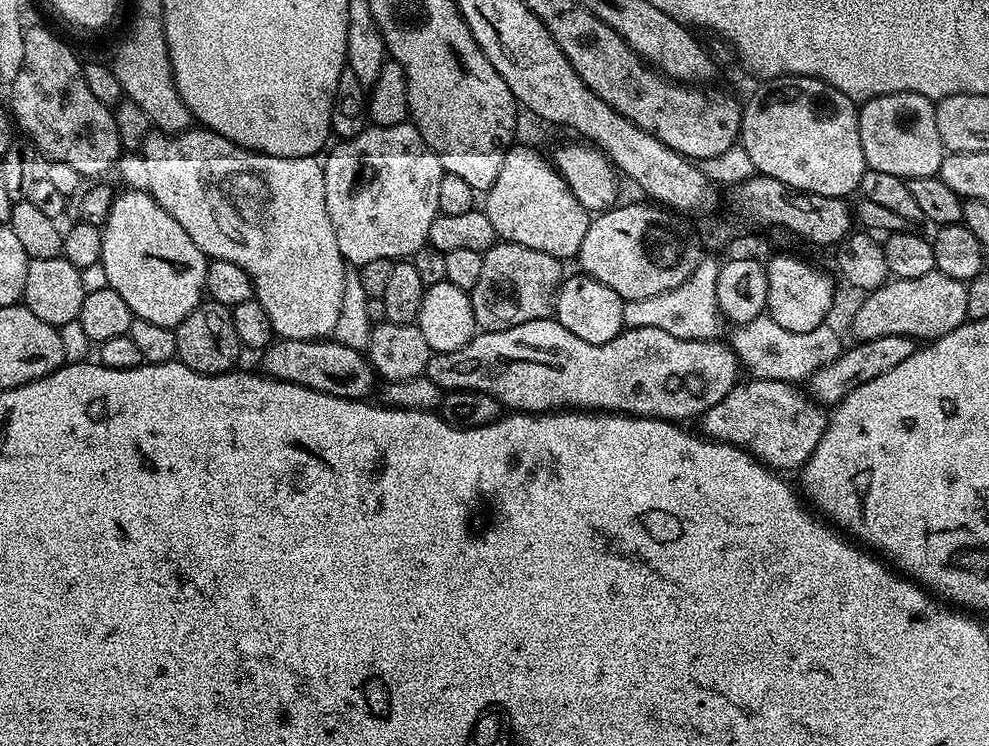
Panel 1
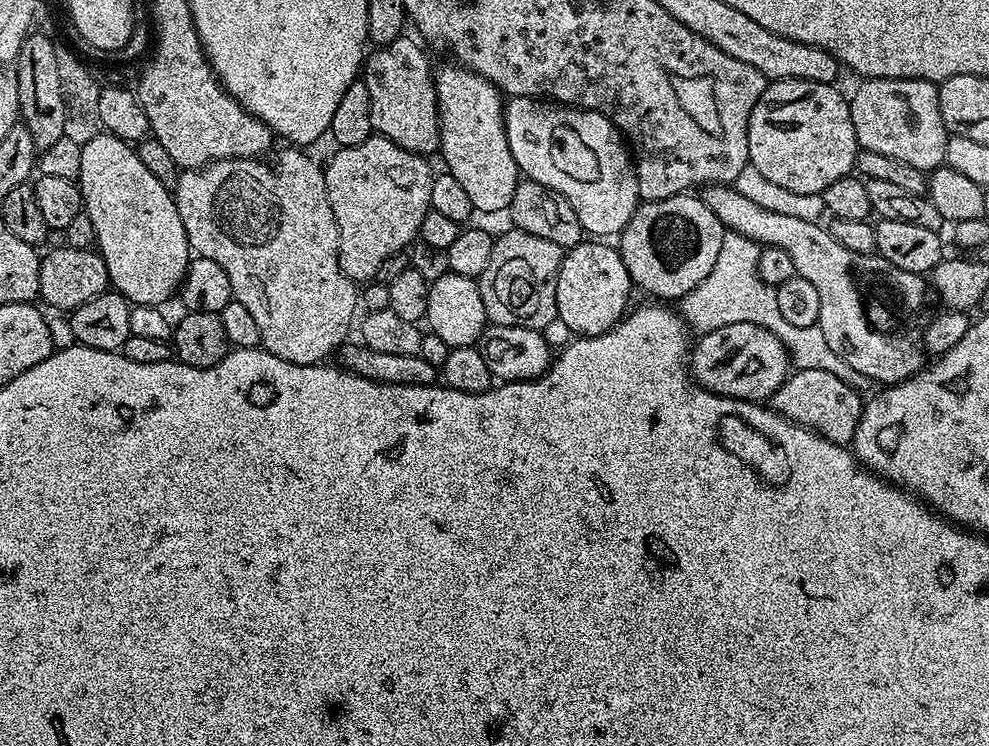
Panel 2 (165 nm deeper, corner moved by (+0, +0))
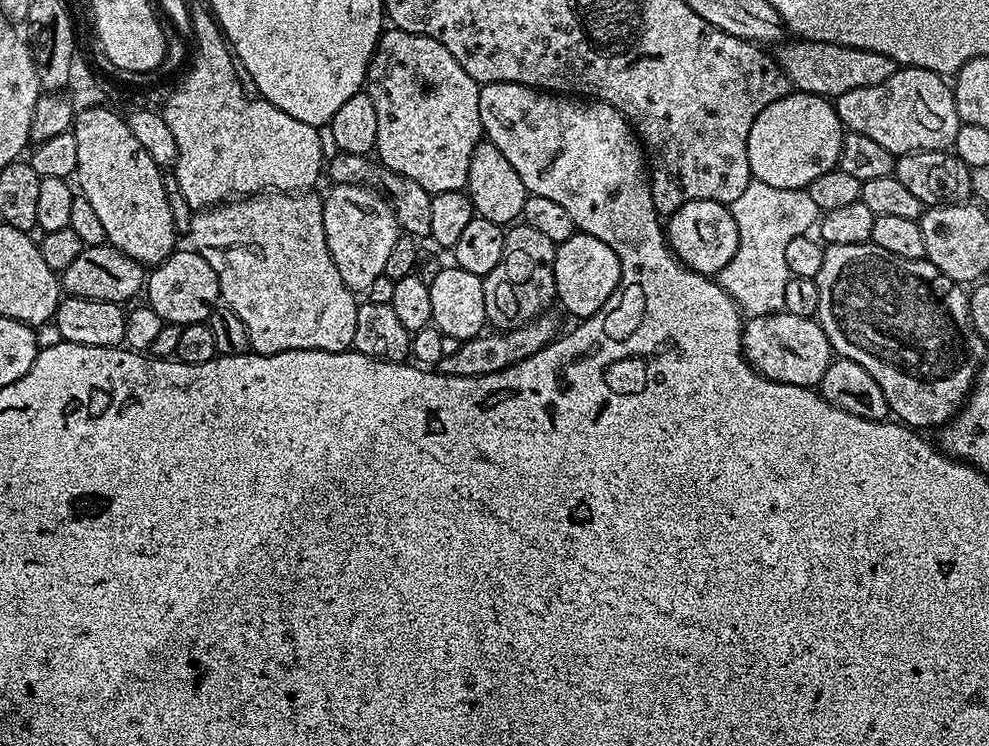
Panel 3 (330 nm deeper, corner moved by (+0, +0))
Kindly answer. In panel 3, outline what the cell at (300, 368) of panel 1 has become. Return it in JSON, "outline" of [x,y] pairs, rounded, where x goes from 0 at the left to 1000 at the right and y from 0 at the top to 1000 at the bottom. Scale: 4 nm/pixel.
{"outline":[[[551,416],[536,432],[523,440],[493,442],[474,456],[465,457],[463,469],[459,469],[459,475],[451,475],[439,493],[440,497],[459,507],[483,507],[487,501],[504,501],[504,496],[512,496],[536,480],[536,475],[544,475],[544,469],[557,461],[567,445],[565,426],[558,420],[558,416]]]}

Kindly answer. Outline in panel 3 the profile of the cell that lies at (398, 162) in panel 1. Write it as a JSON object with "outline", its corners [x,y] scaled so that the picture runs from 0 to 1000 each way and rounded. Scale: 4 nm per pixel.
{"outline":[[[342,247],[333,253],[332,263],[327,264],[326,298],[330,303],[330,330],[334,335],[334,346],[338,346],[338,357],[342,357],[342,367],[346,367],[346,378],[350,385],[361,394],[371,393],[378,373],[388,369],[390,346],[406,314],[404,302],[400,299],[395,272],[383,256],[375,257],[375,251],[366,247]]]}

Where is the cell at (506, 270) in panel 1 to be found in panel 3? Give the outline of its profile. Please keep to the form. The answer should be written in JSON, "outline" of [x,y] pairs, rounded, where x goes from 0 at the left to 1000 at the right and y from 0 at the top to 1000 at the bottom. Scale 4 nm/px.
{"outline":[[[522,298],[510,312],[508,346],[504,357],[488,371],[493,434],[502,442],[523,440],[536,432],[562,402],[560,346],[562,328],[534,300]]]}

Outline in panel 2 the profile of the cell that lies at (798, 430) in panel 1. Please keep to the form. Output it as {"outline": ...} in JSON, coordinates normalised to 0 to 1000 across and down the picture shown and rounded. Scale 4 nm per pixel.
{"outline":[[[804,495],[779,532],[782,552],[787,552],[795,562],[813,570],[814,574],[822,575],[825,583],[839,592],[854,598],[860,597],[868,576],[874,543],[871,527],[847,507],[846,501],[823,495]]]}

